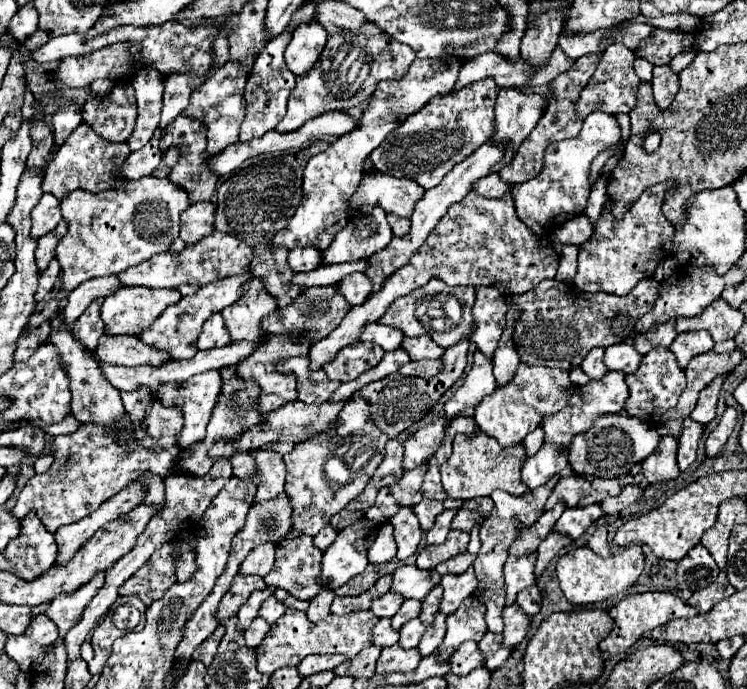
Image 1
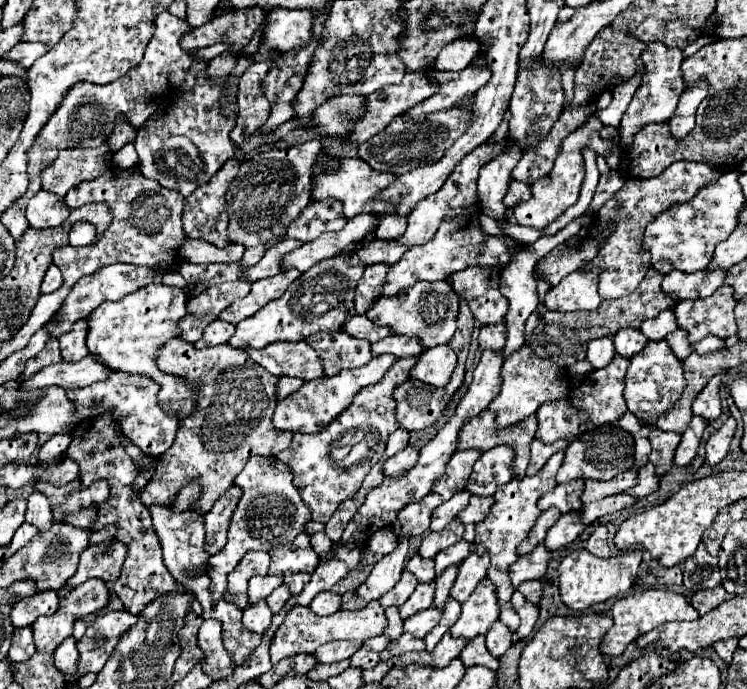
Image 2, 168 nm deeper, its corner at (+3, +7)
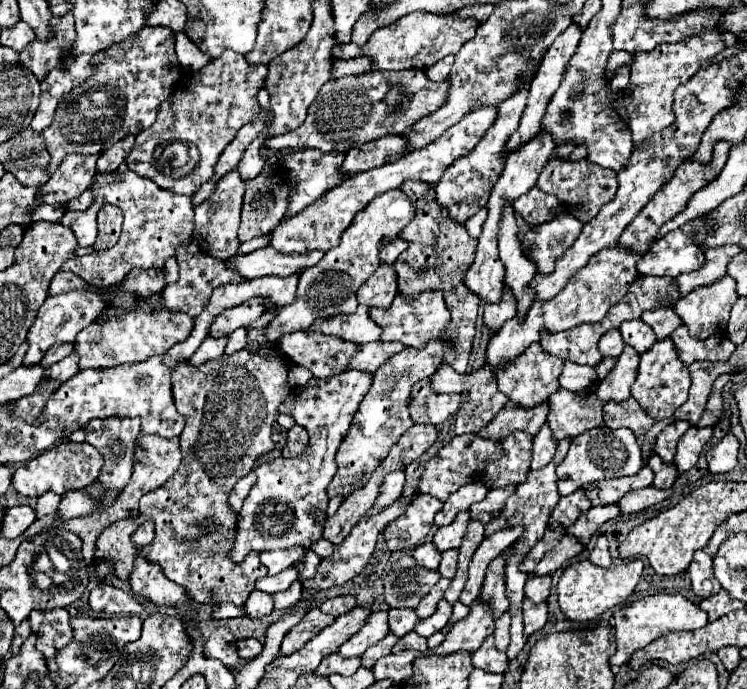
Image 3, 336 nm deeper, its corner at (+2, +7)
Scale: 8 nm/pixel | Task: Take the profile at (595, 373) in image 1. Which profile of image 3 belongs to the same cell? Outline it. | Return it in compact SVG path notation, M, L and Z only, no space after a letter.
M609 330L601 340L599 340L599 352L603 356L621 356L625 348L625 342L621 340L619 330Z

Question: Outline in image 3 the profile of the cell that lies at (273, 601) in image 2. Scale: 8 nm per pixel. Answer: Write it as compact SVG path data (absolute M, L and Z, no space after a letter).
M295 580L285 592L277 592L273 594L273 600L275 600L275 610L285 610L289 606L293 606L295 602L301 600L301 592L303 592L303 586L299 580Z

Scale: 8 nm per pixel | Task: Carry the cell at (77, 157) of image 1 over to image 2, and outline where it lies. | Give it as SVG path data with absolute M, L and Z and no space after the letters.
M102 144L98 148L70 148L70 150L60 150L58 158L54 164L50 164L42 172L42 188L48 192L54 192L58 196L66 196L70 188L84 180L96 180L96 176L102 176L108 168L112 168L112 150L108 144Z

